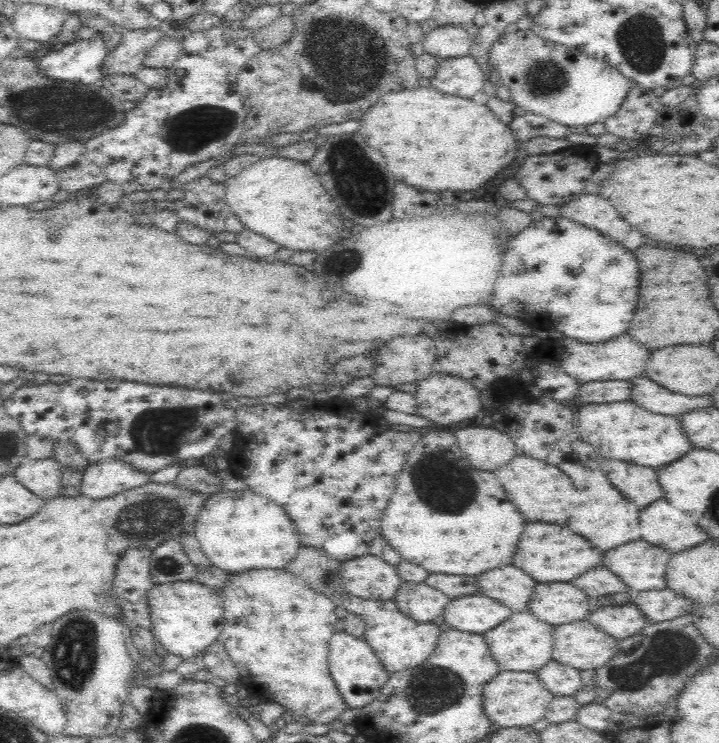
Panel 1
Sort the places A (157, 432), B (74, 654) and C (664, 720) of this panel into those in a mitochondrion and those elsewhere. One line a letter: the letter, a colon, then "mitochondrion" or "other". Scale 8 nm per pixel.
A: mitochondrion
B: mitochondrion
C: other

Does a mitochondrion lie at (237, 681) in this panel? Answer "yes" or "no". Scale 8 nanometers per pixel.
no

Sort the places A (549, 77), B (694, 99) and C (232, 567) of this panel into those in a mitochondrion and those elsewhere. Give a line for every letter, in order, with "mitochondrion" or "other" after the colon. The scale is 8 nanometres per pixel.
A: mitochondrion
B: other
C: other

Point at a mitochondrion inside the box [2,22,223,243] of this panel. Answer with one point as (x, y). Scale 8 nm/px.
(48, 109)

